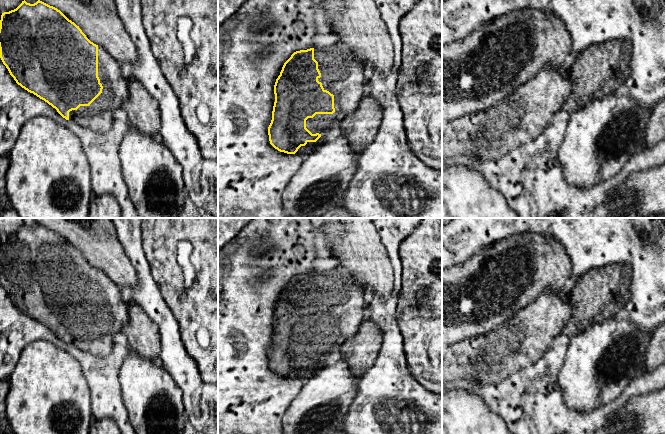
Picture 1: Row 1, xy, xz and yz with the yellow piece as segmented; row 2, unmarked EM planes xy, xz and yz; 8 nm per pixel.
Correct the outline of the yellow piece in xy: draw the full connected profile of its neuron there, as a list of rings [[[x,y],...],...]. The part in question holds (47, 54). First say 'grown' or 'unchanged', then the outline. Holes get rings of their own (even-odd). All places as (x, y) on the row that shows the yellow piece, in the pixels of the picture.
grown; [[[24,0],[16,9],[2,13],[0,58],[18,85],[47,102],[66,120],[94,132],[109,131],[114,112],[129,97],[129,82],[122,74],[120,63],[102,46],[91,42],[60,10],[40,0],[34,4]]]

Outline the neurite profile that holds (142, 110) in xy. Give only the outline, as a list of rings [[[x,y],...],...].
[[[134,77],[129,78],[128,82],[129,97],[121,109],[131,126],[144,134],[159,137],[161,113],[158,102]]]

